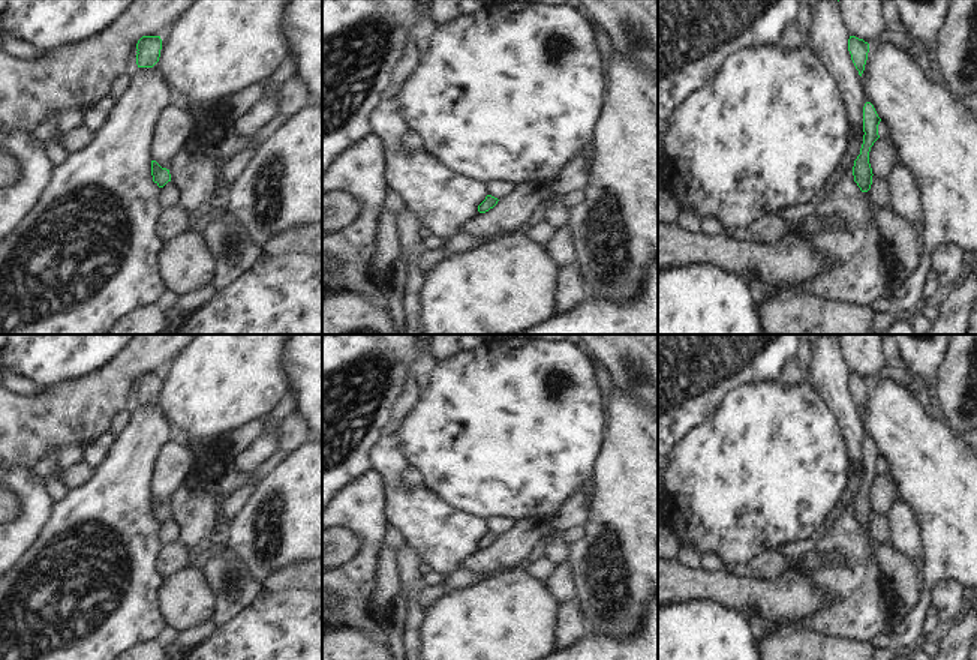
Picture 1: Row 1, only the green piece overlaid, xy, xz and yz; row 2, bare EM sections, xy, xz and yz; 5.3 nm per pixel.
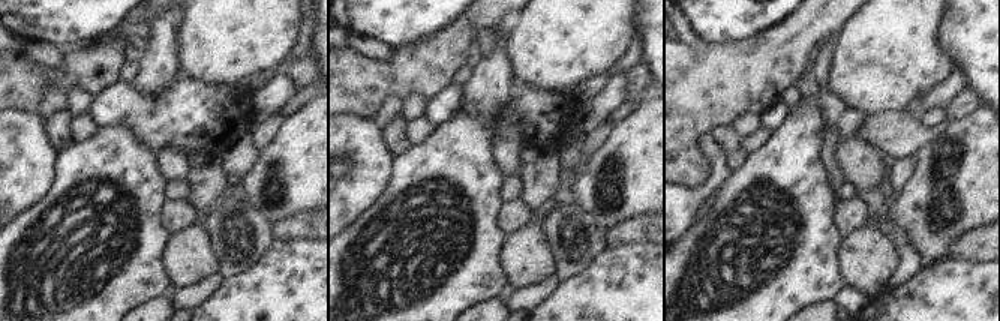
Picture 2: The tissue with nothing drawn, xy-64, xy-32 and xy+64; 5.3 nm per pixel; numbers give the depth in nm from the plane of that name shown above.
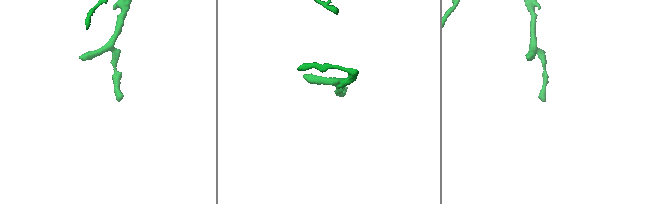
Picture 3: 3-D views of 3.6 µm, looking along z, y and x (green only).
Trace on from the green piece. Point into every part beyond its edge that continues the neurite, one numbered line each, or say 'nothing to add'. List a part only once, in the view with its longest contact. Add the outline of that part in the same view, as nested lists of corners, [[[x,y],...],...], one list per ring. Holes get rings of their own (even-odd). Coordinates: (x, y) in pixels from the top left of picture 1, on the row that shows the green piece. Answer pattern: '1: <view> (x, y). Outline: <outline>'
nothing to add

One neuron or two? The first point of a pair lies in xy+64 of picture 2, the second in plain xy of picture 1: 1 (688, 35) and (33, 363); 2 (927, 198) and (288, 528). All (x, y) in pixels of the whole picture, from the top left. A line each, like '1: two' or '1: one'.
1: two
2: one

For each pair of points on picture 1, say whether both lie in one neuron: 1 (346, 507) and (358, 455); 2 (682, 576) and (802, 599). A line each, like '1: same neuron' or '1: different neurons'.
1: different neurons
2: same neuron

